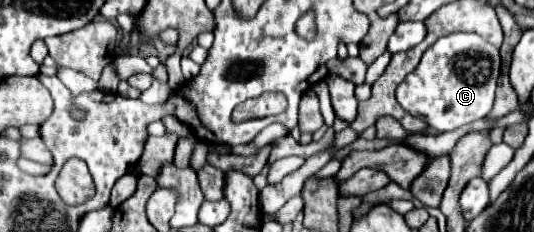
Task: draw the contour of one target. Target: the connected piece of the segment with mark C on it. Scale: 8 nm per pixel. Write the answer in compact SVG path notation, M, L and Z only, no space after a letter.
M451 33L431 45L421 63L397 87L399 105L437 133L453 131L489 115L501 71L499 49L475 33Z

